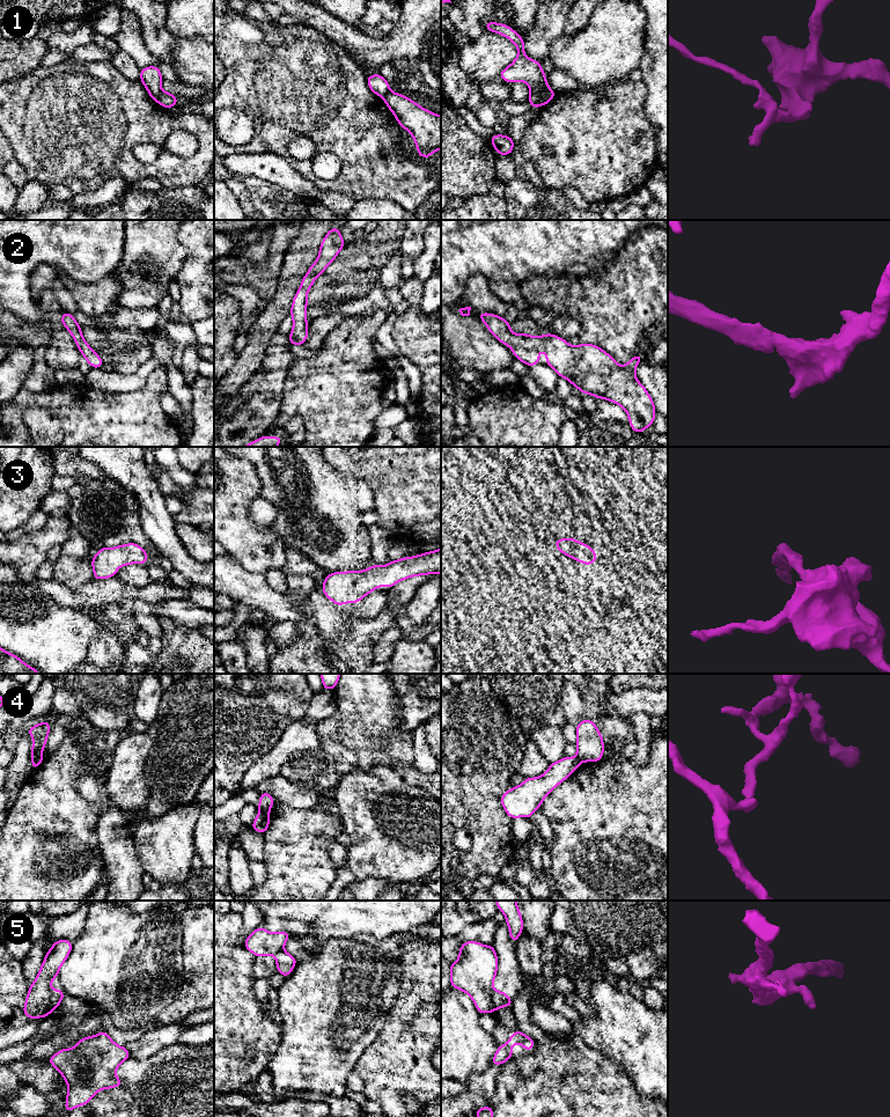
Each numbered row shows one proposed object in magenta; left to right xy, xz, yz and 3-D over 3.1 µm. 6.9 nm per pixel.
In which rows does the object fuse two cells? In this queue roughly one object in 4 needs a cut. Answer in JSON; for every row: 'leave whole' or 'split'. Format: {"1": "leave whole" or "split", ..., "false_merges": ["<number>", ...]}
{"1": "split", "2": "leave whole", "3": "leave whole", "4": "split", "5": "split", "false_merges": ["1", "4", "5"]}

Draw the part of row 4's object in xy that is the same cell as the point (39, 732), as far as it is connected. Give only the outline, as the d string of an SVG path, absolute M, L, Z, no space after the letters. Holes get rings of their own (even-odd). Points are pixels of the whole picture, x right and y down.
M46 720L28 729L27 733L34 738L32 748L31 748L32 758L43 759L45 757L42 754L42 750L45 748L50 729L51 726Z

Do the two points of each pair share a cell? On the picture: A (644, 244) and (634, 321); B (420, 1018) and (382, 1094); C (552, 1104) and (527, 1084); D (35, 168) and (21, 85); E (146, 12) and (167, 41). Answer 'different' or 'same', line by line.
A: same
B: same
C: same
D: same
E: same

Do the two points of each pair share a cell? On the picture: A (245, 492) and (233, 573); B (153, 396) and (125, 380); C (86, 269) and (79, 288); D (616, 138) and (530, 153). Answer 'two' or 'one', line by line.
A: two
B: two
C: two
D: one

